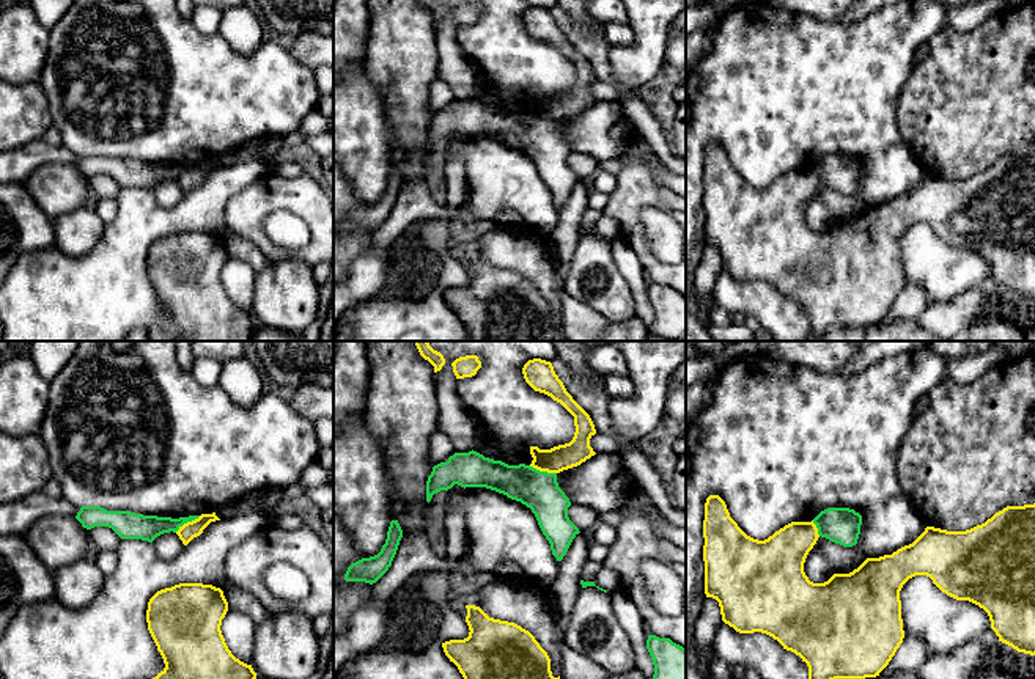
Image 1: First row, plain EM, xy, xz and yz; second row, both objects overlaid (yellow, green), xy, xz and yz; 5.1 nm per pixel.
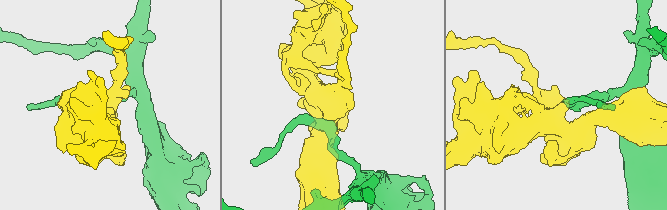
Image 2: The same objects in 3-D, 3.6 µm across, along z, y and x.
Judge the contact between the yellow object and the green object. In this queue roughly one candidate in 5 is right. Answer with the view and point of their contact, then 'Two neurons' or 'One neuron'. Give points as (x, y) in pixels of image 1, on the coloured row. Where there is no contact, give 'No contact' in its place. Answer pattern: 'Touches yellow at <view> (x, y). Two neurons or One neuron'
Touches yellow at xz (543, 470). Two neurons

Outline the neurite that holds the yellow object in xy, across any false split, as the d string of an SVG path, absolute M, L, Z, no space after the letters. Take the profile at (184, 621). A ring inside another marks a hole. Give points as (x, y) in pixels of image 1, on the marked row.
M179 583L157 591L148 602L148 630L165 668L153 679L256 679L252 665L236 659L222 635L228 602L220 588L203 583Z

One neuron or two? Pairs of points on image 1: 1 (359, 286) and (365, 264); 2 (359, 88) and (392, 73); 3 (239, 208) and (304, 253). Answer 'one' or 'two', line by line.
1: one
2: two
3: one

